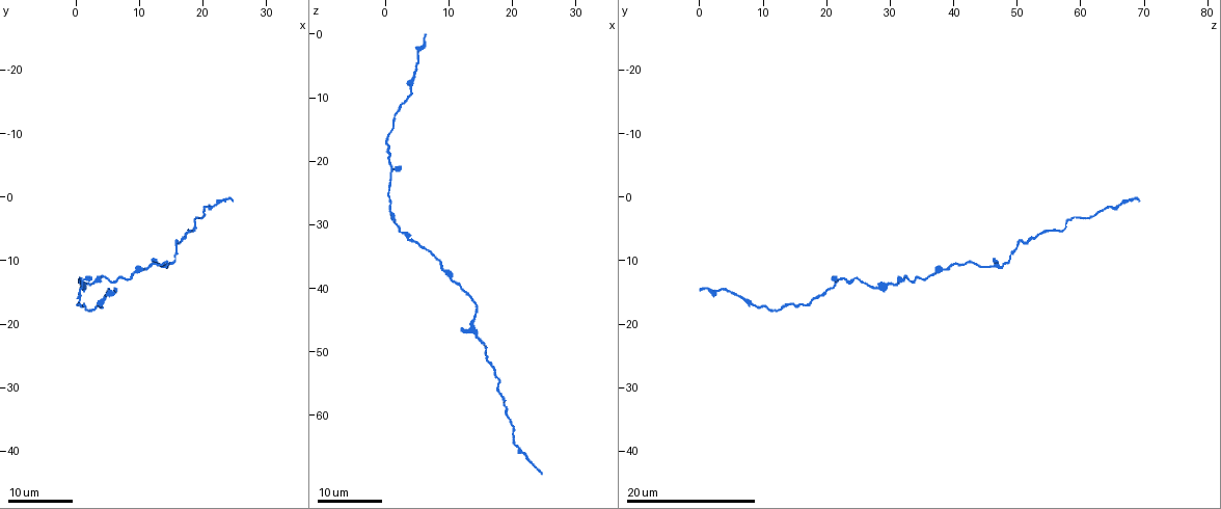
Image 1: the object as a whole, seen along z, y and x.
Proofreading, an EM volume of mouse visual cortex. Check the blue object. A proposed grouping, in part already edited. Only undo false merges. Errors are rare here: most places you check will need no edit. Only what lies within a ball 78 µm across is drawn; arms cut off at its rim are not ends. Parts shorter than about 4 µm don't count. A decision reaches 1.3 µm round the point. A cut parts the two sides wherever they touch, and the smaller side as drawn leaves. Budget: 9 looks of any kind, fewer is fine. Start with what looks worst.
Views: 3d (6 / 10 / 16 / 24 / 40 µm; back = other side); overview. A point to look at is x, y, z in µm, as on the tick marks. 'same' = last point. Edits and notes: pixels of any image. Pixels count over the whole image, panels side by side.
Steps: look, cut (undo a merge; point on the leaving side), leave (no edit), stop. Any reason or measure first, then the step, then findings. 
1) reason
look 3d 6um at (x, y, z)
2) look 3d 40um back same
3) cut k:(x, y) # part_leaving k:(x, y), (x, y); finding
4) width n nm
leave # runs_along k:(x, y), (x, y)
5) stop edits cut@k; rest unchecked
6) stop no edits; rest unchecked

two arms at a narrow angle
look 3d 16um at (2.5, 13.0, 31.5)

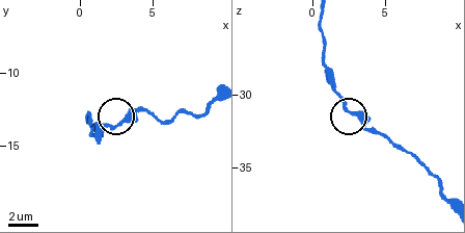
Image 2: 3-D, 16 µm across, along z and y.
look 3d 10um at (3.0, 13.2, 31.4)

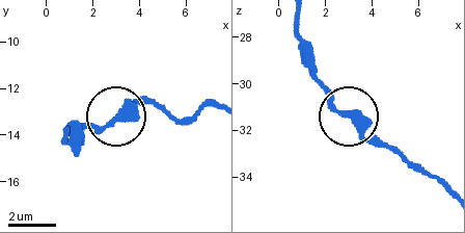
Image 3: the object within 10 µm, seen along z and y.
arms 3
leave # runs_along 3:(445, 186), (367, 139), (310, 75); all the same cell

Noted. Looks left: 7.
thick turns thin
look 3d 24um at (0.5, 14.5, 27.5)

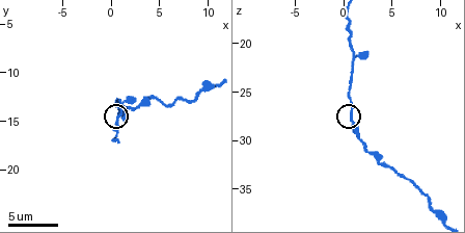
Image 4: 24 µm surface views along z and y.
look 3d 6um same

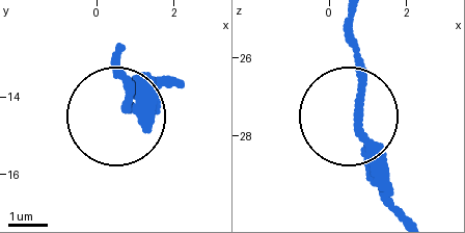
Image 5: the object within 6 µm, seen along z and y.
width 230 nm
leave # runs_along 5:(399, 206), (358, 117), (349, 18); all the same cell

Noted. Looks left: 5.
sudden change in width
look 3d 16um at (14.5, 11.0, 48.0)

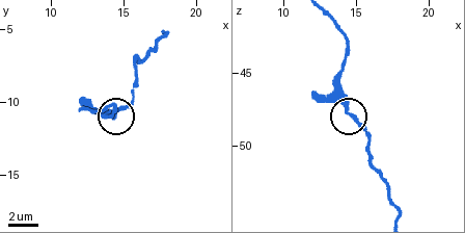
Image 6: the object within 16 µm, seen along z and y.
look 3d 10um same

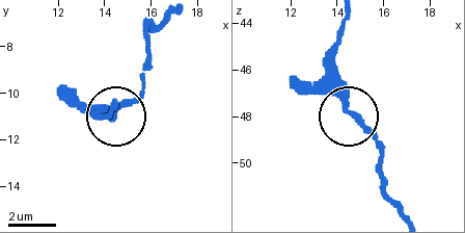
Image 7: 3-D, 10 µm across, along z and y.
leave # all the same cell

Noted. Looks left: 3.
calibre changes
look 3d 16um at (15.5, 7.5, 50.5)

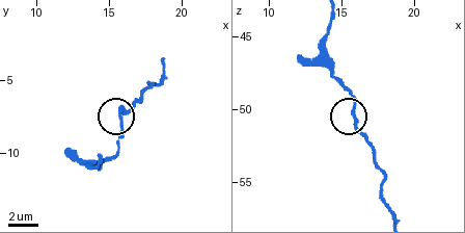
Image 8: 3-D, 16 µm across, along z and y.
look 3d 10um at (16.0, 7.0, 50.6)

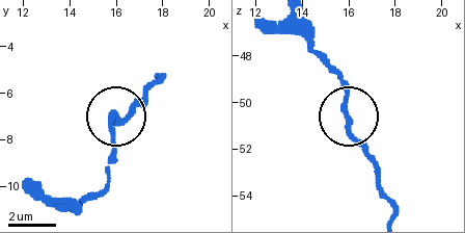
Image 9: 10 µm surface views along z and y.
leave # one cell here

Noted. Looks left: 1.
stop no edits; rest unchecked

